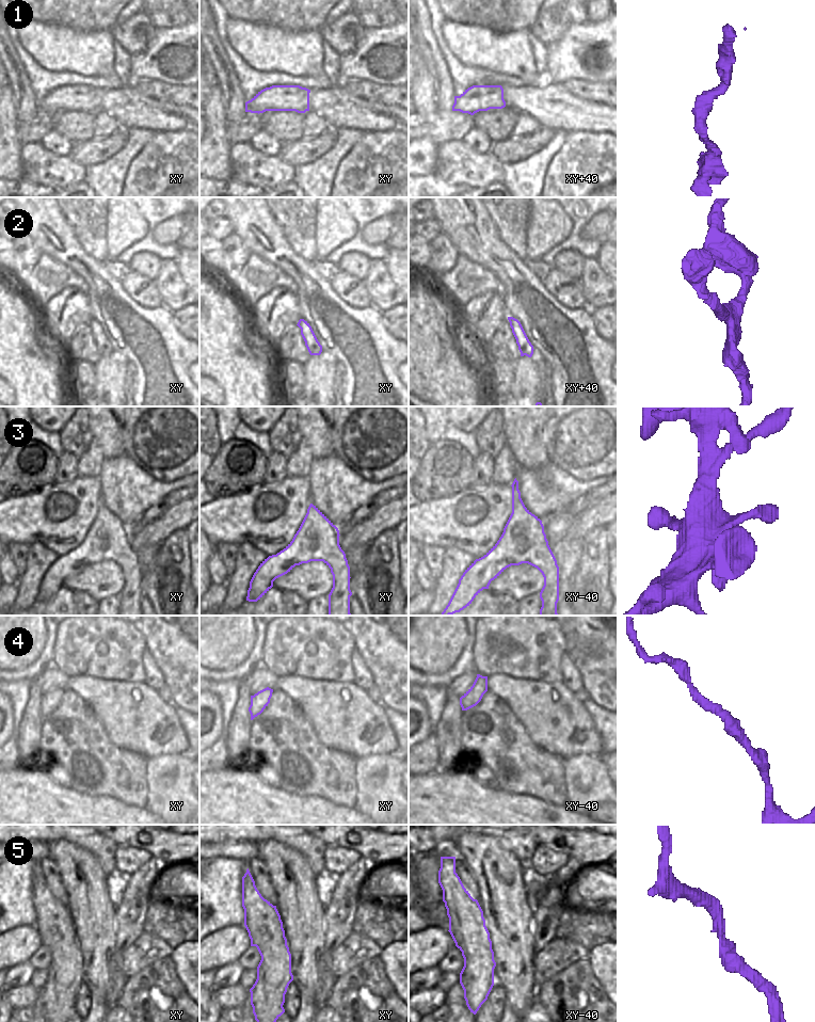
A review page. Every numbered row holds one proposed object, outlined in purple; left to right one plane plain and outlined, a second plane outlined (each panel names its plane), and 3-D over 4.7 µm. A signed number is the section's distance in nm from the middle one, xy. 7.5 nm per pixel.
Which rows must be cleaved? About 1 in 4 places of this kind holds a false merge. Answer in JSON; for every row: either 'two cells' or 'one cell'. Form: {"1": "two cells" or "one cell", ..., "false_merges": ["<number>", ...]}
{"1": "one cell", "2": "one cell", "3": "one cell", "4": "one cell", "5": "one cell", "false_merges": []}

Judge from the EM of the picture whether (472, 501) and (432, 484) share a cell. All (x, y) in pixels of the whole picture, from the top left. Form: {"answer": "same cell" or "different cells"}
{"answer": "different cells"}

